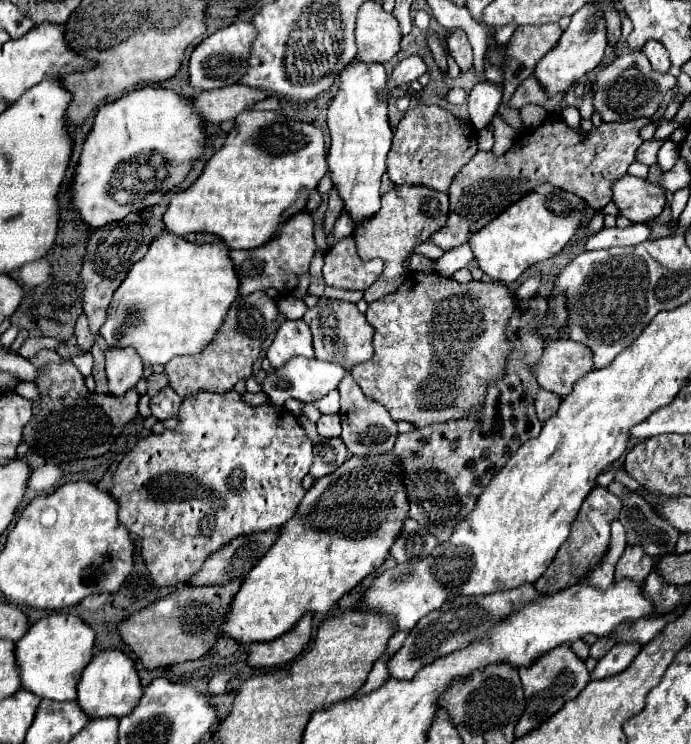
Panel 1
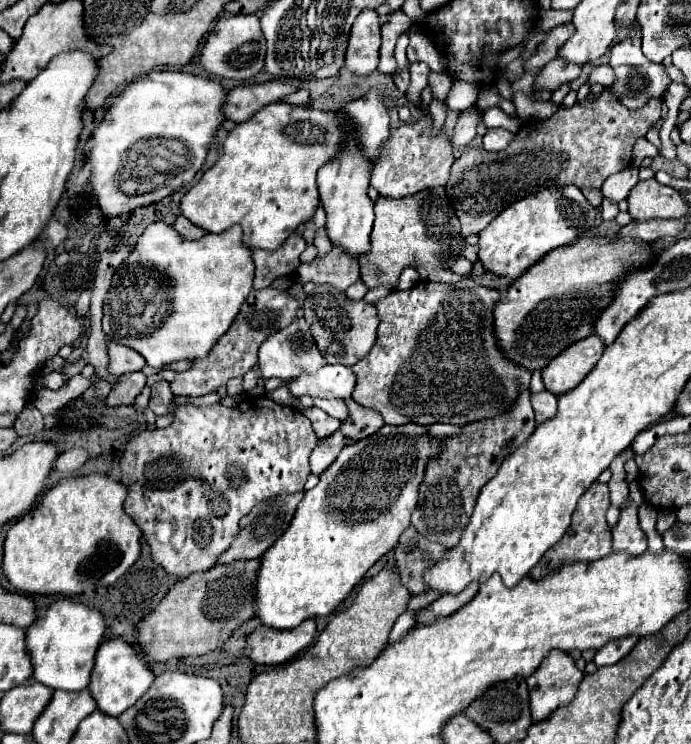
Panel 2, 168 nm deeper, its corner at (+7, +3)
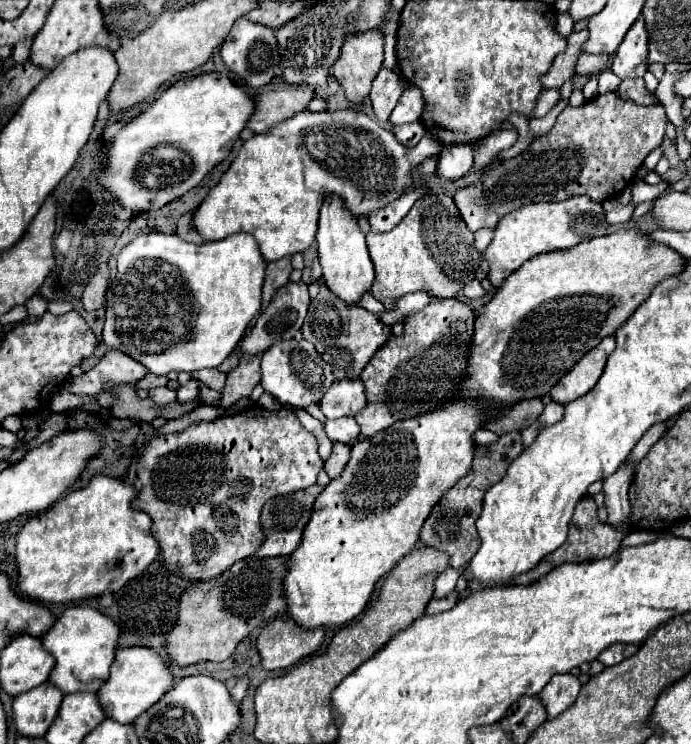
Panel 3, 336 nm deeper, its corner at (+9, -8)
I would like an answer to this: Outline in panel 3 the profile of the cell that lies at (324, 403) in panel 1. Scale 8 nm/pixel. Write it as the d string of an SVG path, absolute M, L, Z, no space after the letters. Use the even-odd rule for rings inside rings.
M339 418L339 420L327 420L325 432L333 442L353 444L359 440L359 424L355 418Z

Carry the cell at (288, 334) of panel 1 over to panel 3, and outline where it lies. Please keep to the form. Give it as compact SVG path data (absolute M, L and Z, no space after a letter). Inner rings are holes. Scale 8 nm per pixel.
M285 340L273 344L261 360L261 386L267 394L271 394L281 404L293 408L307 408L311 404L319 404L323 394L335 382L331 366L317 354L315 346L307 340Z

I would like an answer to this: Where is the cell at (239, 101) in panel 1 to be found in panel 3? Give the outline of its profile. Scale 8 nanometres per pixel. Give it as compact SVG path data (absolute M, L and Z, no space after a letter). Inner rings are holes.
M289 86L283 90L273 90L257 96L255 114L247 122L247 128L251 128L255 134L269 132L273 124L277 126L281 120L287 120L295 116L297 112L307 110L307 104L315 98L313 90L303 86Z

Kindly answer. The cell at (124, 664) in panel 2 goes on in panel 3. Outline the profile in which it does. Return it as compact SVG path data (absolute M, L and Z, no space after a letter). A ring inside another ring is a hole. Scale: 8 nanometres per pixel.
M145 646L119 648L111 666L111 676L101 686L97 696L107 718L117 720L119 724L133 724L133 720L159 702L173 688L173 684L173 672L159 652Z

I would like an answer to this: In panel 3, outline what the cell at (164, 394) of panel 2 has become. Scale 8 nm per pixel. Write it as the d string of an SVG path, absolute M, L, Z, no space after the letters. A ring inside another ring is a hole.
M151 388L149 396L157 402L157 404L169 404L177 400L177 392L173 388Z

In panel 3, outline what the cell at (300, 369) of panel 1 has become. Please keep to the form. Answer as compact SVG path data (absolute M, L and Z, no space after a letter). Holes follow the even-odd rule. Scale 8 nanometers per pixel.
M341 380L333 382L329 392L321 400L321 412L329 418L343 418L343 416L355 416L361 412L367 404L365 398L365 386L361 380Z

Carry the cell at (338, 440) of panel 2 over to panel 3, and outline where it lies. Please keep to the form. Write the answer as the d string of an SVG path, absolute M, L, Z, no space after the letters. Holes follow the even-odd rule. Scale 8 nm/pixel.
M337 442L333 446L333 452L331 452L329 460L325 462L325 470L327 470L329 478L337 478L343 472L343 468L347 466L349 458L351 458L351 446Z

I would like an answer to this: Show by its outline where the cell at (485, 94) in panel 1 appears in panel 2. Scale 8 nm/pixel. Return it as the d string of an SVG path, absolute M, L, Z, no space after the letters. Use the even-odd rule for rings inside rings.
M471 105L461 111L455 131L453 131L453 137L451 137L451 143L457 151L463 151L471 145L471 141L475 137L475 129L479 125L479 119L481 119L481 109L477 105Z

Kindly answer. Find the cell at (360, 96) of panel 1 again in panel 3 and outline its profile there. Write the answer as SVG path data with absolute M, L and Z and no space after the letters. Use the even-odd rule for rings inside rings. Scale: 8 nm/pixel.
M329 196L321 208L317 248L319 248L319 262L323 268L323 282L327 284L327 288L347 306L357 306L363 294L369 292L375 280L375 270L367 252L365 234L359 230L357 220L349 218L349 214L345 212L345 204L337 196Z

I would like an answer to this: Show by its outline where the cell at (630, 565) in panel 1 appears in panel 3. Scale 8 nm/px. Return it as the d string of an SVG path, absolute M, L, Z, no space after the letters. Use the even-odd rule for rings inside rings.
M621 464L621 468L603 480L605 506L609 512L609 524L625 526L631 516L631 504L627 498L627 490L635 478L635 464Z

